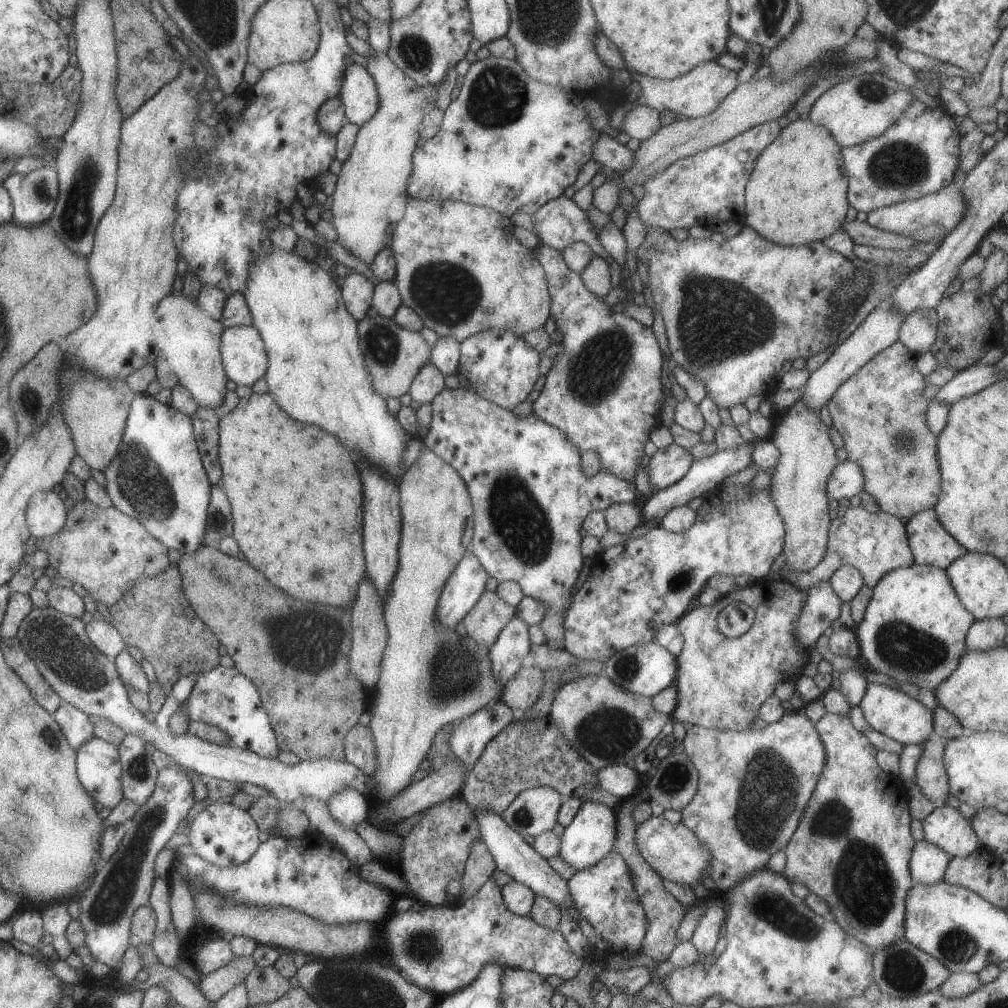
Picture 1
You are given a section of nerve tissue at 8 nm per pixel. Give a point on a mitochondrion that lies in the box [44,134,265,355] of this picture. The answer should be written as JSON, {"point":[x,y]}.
{"point":[76,217]}

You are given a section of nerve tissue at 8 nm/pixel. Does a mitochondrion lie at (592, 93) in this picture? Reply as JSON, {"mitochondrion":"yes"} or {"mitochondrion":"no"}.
{"mitochondrion":"no"}

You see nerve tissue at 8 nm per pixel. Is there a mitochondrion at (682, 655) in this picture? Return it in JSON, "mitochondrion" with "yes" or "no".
{"mitochondrion":"no"}

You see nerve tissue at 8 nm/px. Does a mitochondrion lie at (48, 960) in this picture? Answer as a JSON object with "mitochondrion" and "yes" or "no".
{"mitochondrion":"no"}

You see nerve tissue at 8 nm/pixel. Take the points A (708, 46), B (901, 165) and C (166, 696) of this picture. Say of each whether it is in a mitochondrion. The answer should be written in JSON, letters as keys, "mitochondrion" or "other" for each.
{"A":"other","B":"mitochondrion","C":"other"}

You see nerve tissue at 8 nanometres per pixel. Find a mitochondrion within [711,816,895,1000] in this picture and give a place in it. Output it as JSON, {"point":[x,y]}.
{"point":[771,905]}

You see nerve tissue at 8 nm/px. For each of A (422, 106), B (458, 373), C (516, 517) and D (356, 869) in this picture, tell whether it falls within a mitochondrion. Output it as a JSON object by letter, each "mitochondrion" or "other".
{"A":"other","B":"other","C":"mitochondrion","D":"other"}

